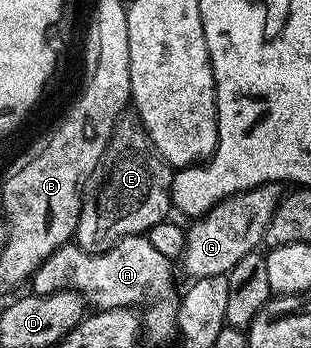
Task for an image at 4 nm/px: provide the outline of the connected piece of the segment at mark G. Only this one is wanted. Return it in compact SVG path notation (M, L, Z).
M268 182L216 202L200 220L194 221L185 231L185 252L179 259L190 279L228 275L243 256L254 253L264 243L267 224L271 224L282 197L282 183Z

